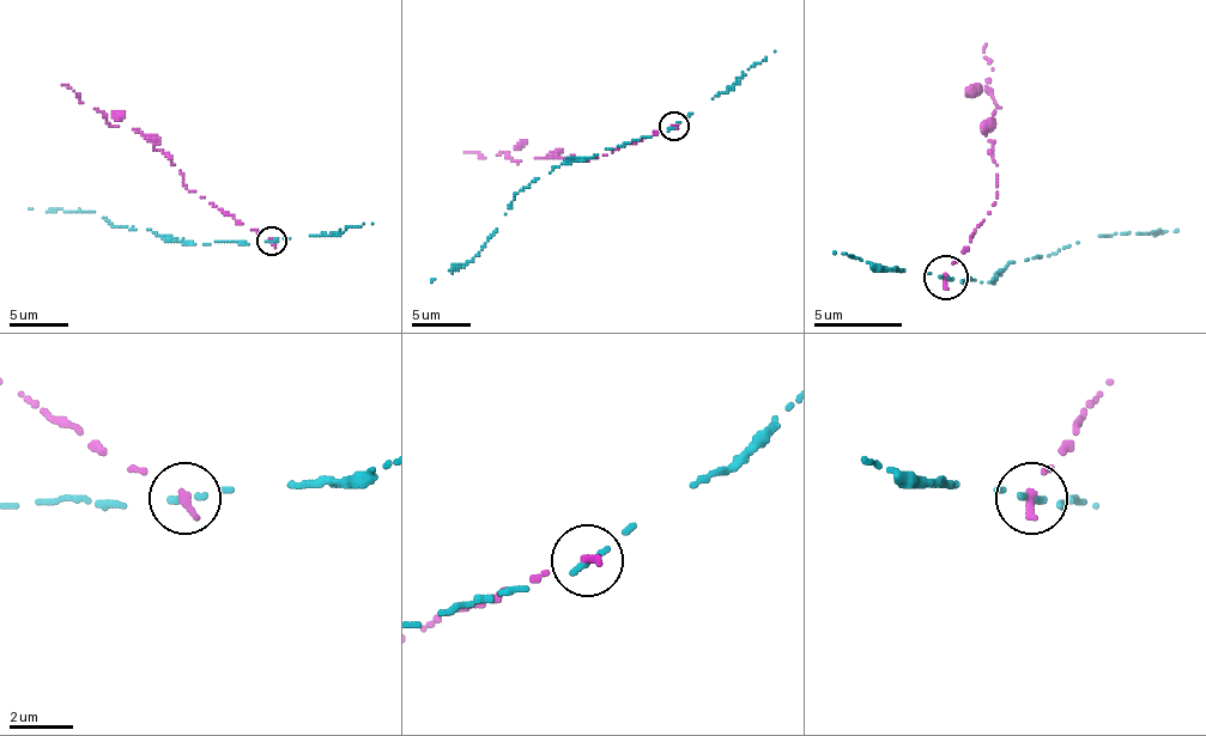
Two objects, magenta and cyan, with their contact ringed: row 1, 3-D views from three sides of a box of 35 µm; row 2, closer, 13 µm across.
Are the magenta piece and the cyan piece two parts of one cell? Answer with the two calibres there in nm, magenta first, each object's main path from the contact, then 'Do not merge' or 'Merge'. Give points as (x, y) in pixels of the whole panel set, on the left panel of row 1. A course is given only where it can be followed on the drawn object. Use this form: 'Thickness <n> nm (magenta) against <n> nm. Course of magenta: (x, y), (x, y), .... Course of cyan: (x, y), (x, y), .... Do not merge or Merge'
Thickness 300 nm (magenta) against 200 nm. Course of magenta: (272, 242), (186, 188), (183, 174), (139, 132), (111, 126), (100, 111), (61, 85). Course of cyan: (272, 242), (165, 242), (150, 230), (115, 226), (95, 212), (29, 208). Do not merge

